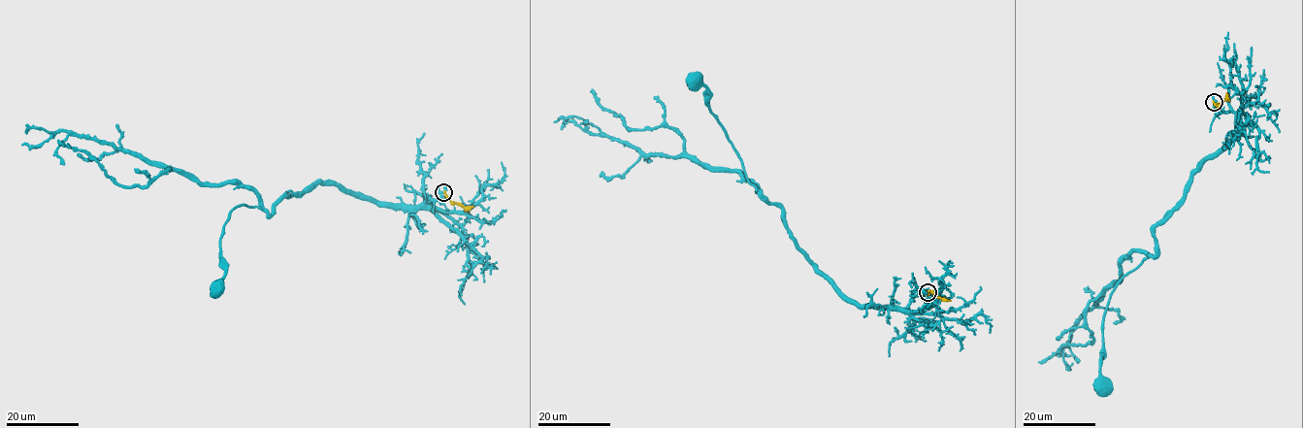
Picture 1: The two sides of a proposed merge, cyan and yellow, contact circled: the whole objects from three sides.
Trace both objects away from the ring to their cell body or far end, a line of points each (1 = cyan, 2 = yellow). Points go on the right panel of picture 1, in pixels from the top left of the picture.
1: (1213, 102), (1216, 115), (1234, 113), (1237, 137), (1198, 166), (1156, 223), (1154, 255), (1111, 295), (1100, 386)
2: (1213, 102), (1220, 105), (1226, 97), (1226, 92)

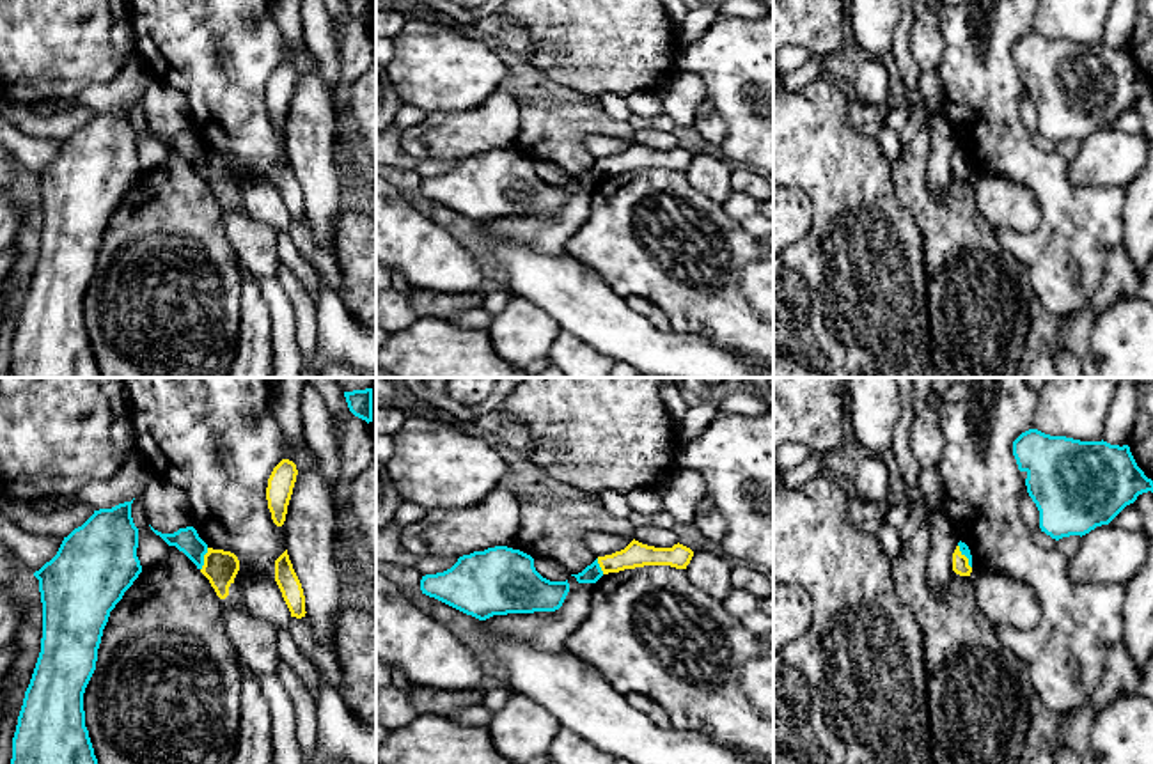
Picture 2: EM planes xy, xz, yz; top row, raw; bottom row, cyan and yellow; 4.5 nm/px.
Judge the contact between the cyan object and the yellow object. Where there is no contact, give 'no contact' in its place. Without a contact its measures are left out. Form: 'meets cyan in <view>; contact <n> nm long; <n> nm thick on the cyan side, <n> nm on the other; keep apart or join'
meets cyan in xy; contact 110 nm long; 110 nm thick on the cyan side, 160 nm on the other; join

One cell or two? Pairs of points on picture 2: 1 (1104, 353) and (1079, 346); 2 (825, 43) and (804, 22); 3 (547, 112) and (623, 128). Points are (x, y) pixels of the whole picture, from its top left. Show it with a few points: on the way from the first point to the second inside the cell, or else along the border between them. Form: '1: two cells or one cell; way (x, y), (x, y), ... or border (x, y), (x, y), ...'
1: two cells; border (1098, 314), (1090, 348), (1079, 358)
2: one cell; way (820, 38), (809, 27)
3: one cell; way (566, 121), (596, 121), (603, 124)

